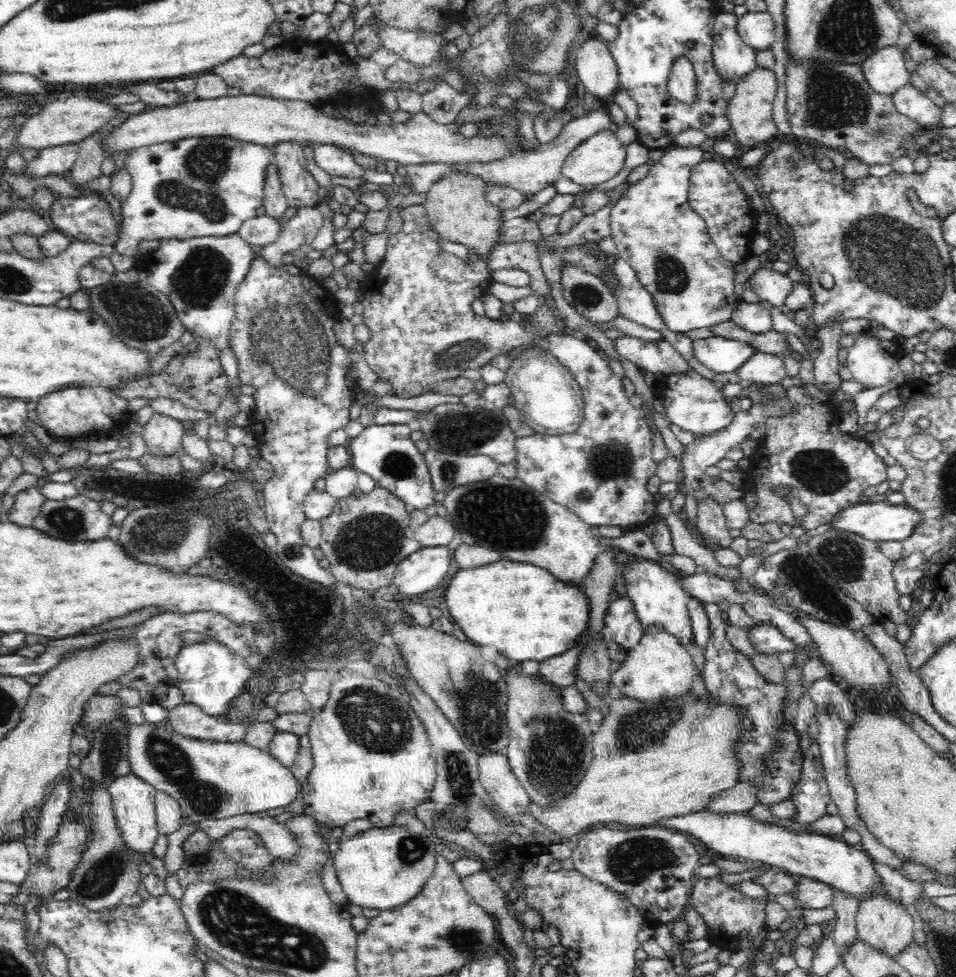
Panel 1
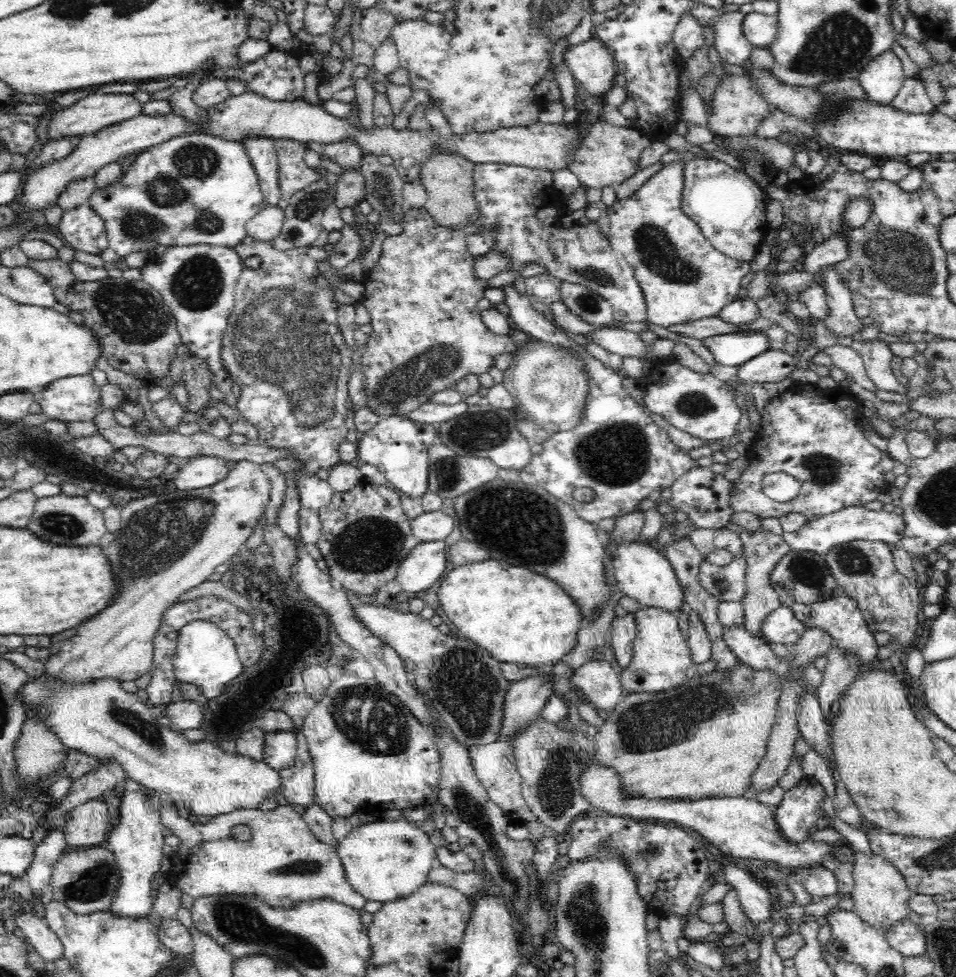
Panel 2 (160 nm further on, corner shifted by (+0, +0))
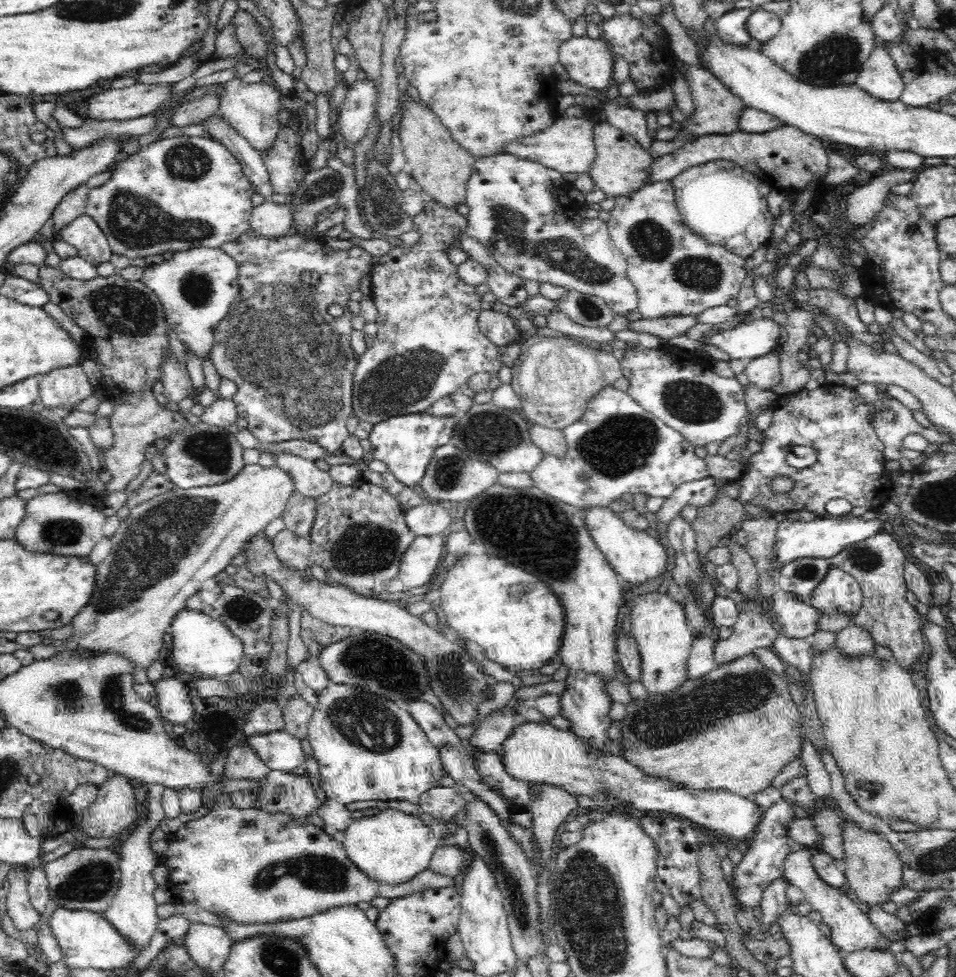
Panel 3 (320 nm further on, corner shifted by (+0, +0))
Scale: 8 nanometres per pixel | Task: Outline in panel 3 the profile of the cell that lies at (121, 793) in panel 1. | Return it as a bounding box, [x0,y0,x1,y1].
[101,785,165,950]

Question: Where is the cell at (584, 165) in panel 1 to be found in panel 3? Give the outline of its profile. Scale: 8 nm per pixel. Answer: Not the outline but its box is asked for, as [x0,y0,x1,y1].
[588,121,653,198]

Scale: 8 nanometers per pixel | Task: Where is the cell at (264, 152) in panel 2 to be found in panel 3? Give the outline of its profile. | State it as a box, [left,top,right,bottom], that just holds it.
[218,78,282,154]

